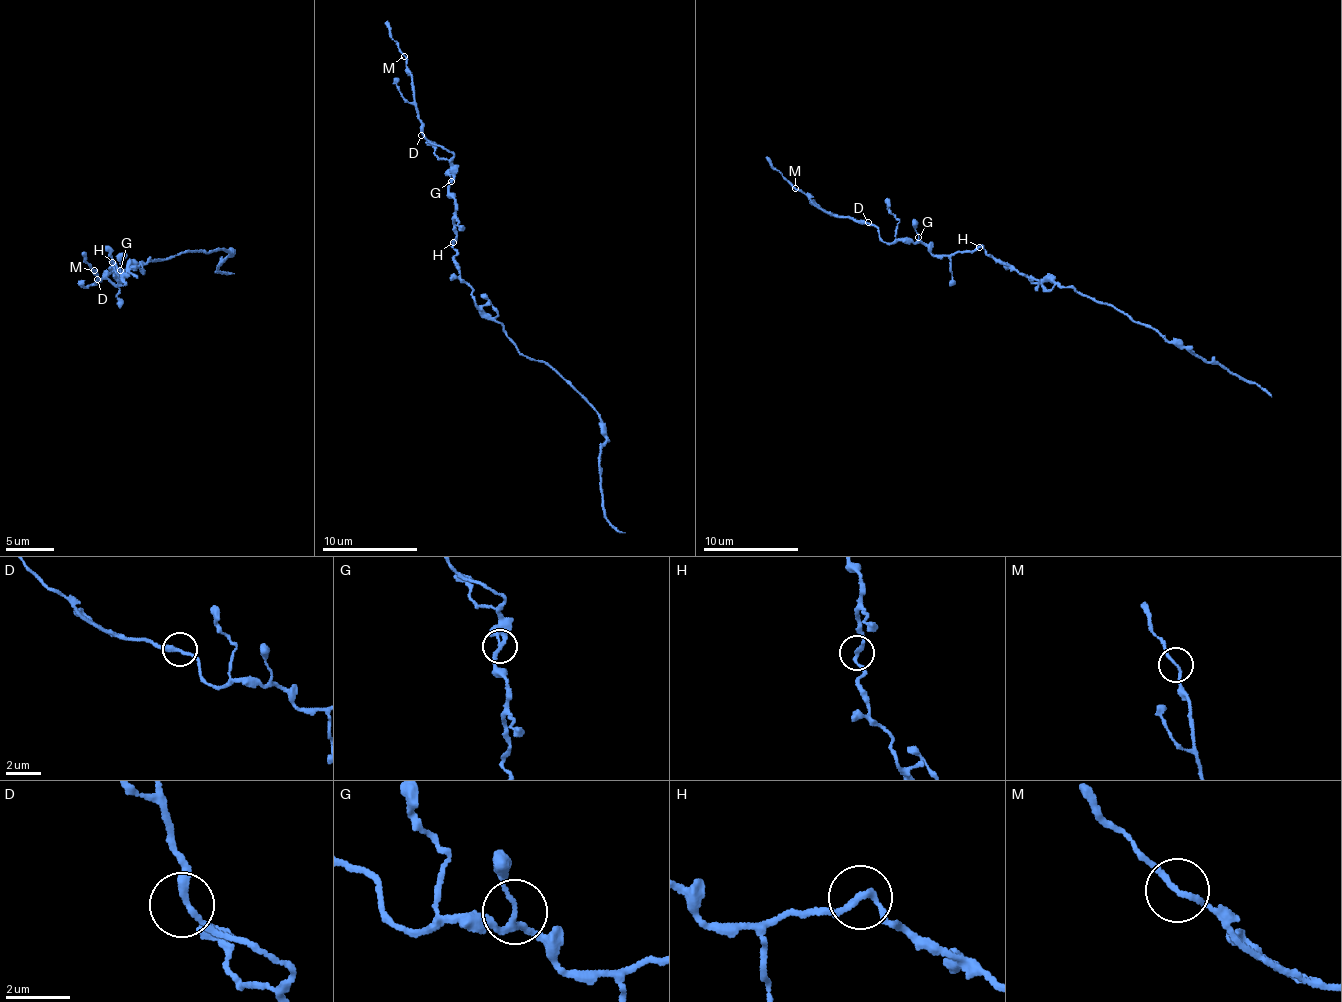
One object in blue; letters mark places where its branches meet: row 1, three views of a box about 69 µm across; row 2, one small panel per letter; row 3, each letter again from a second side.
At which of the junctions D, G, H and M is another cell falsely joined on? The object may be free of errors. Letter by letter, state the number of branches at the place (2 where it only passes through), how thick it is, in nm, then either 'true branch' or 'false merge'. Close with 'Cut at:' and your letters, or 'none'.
D: 2 branches meet; 240 nm thick; true branch
G: 3 branches meet; 170 nm thick; true branch
H: 2 branches meet; 190 nm thick; true branch
M: 2 branches meet; 150 nm thick; true branch
Cut at: none

